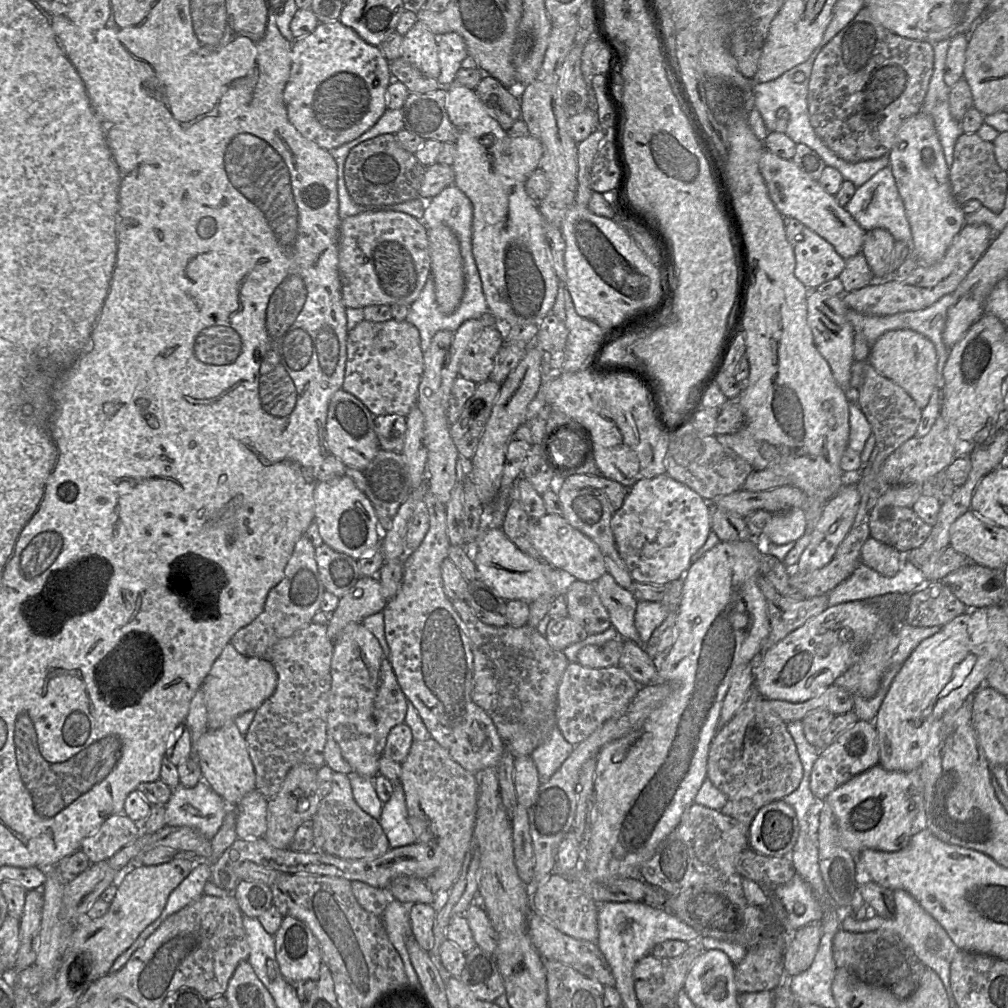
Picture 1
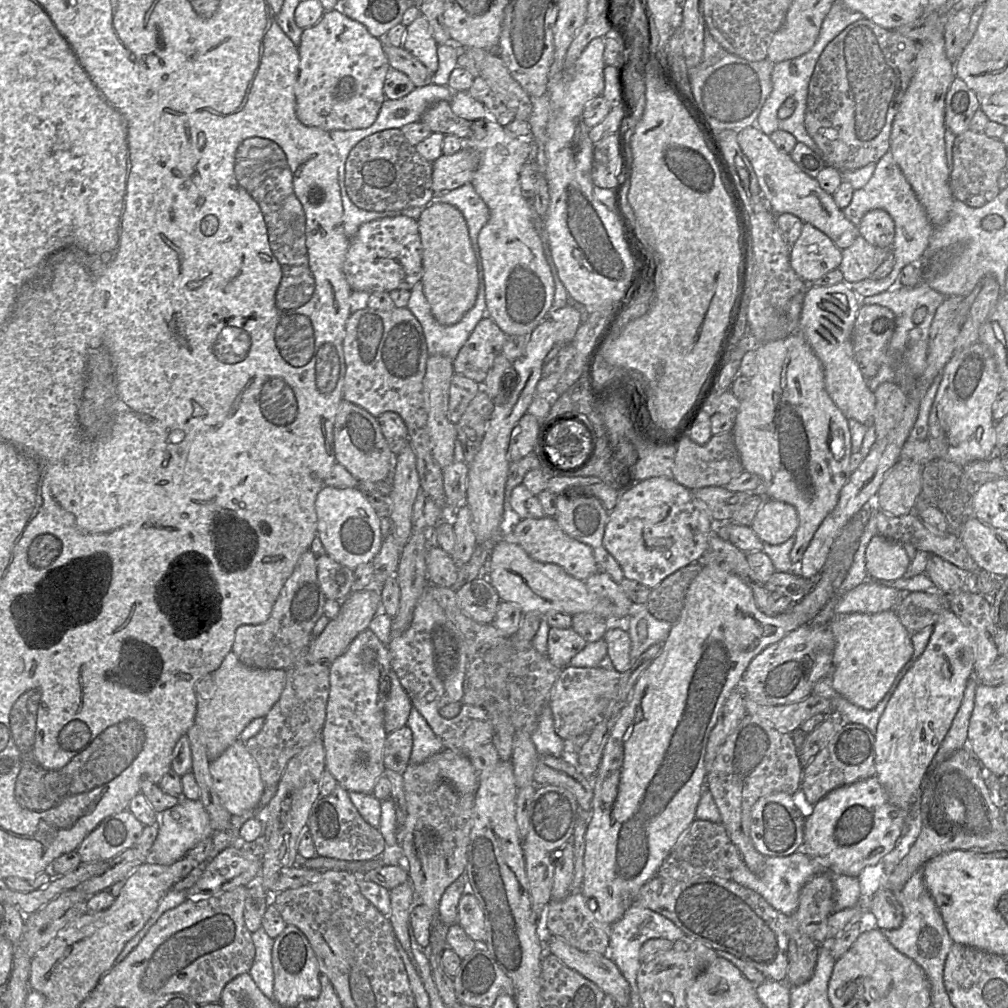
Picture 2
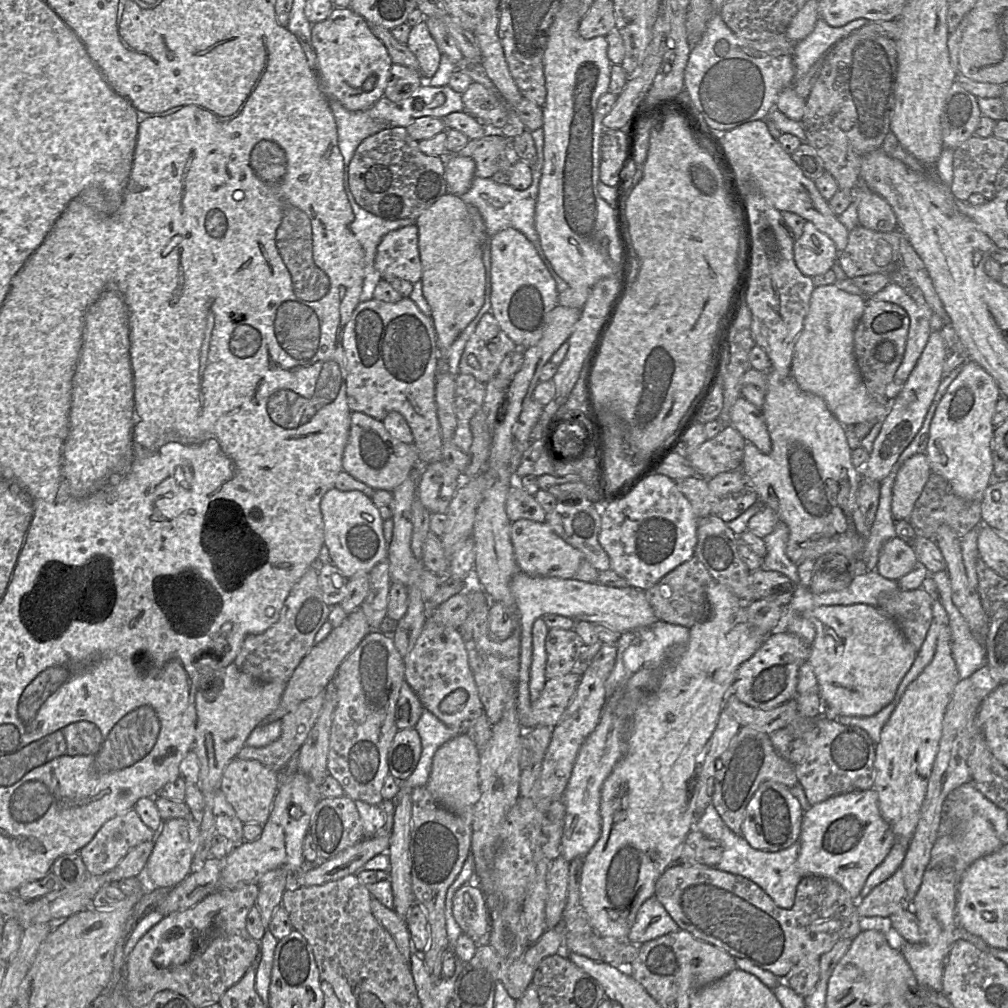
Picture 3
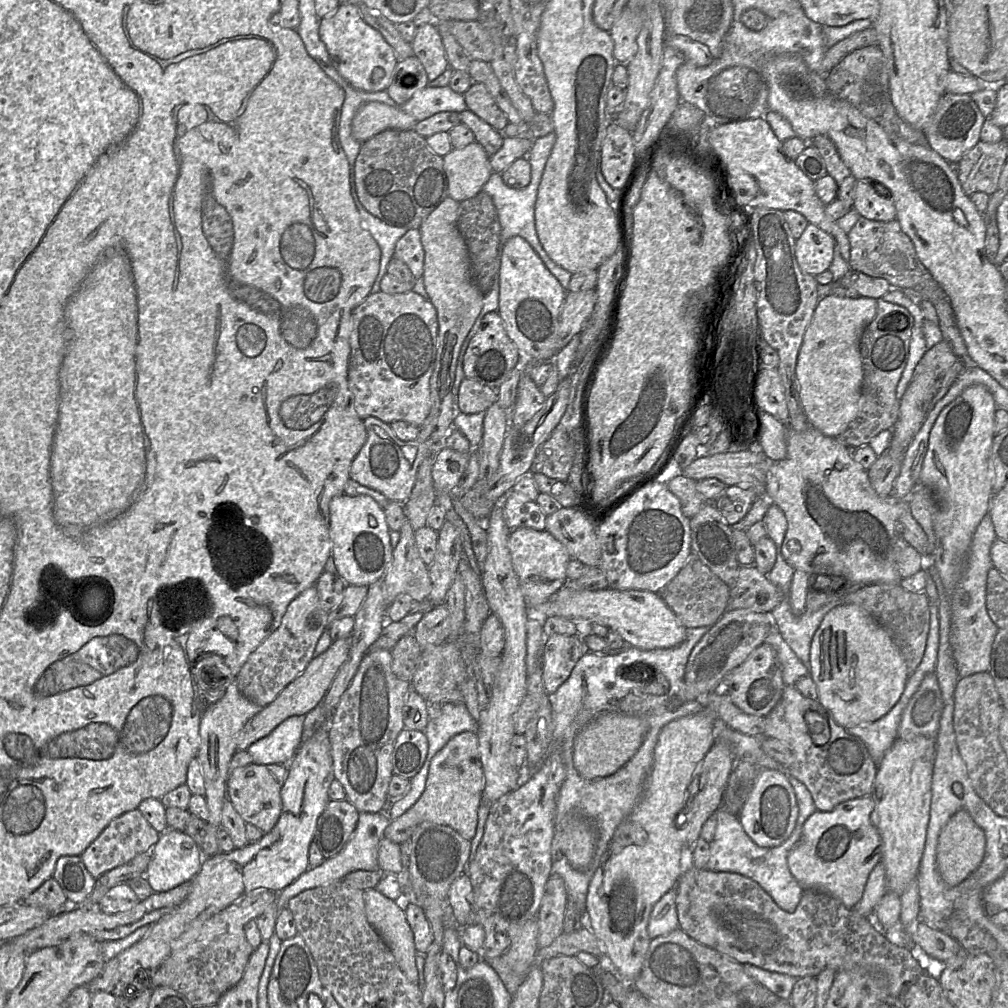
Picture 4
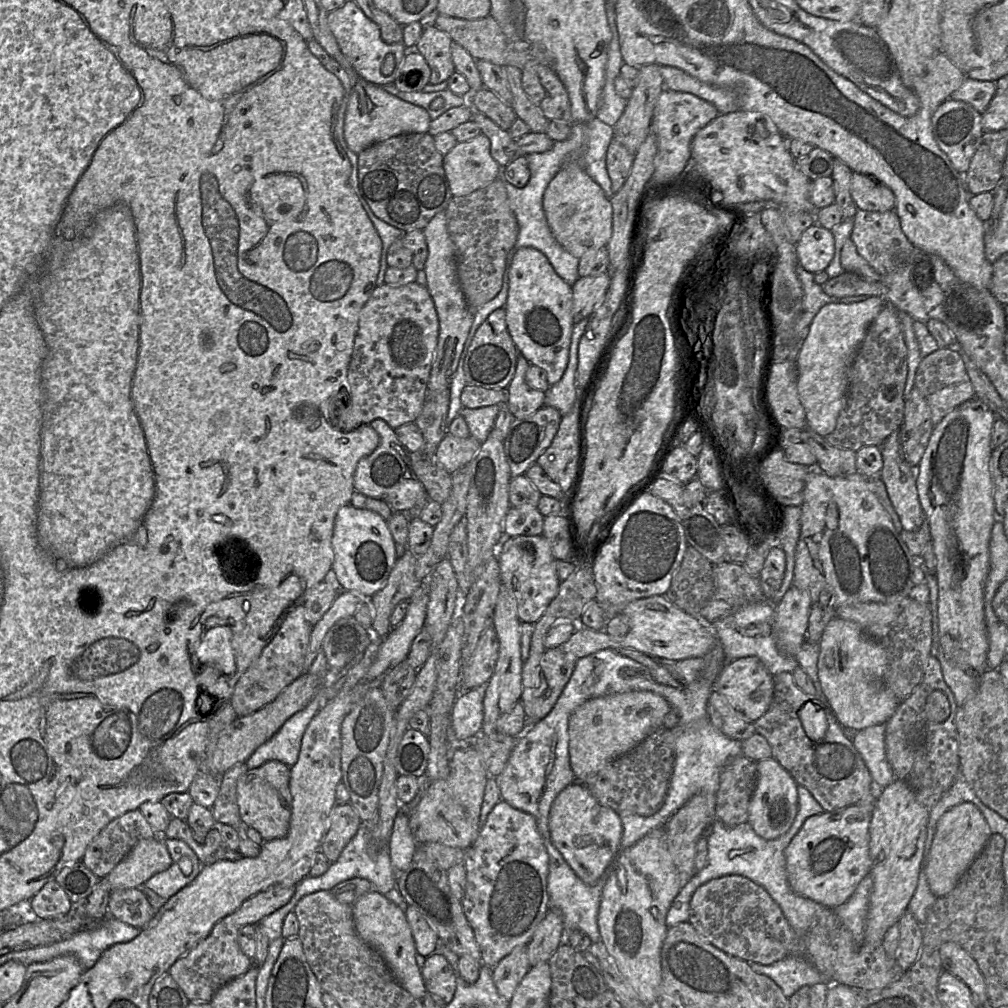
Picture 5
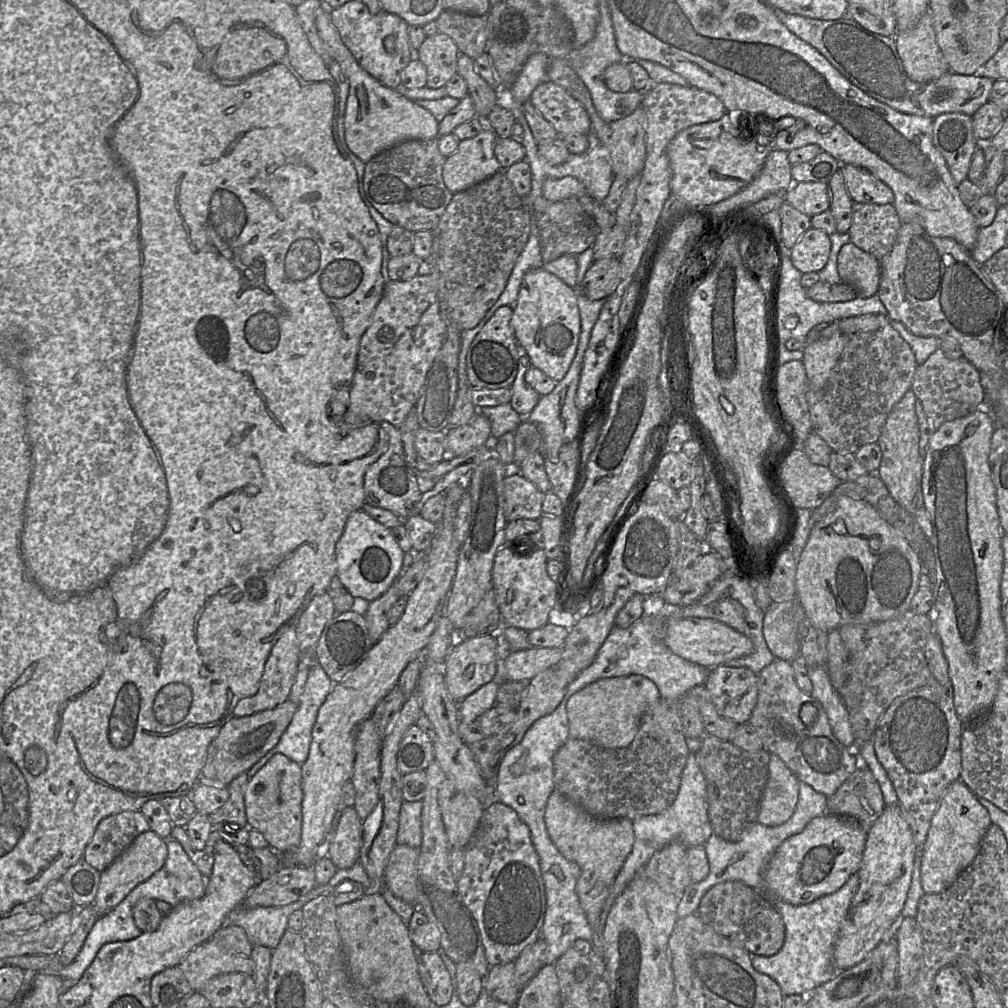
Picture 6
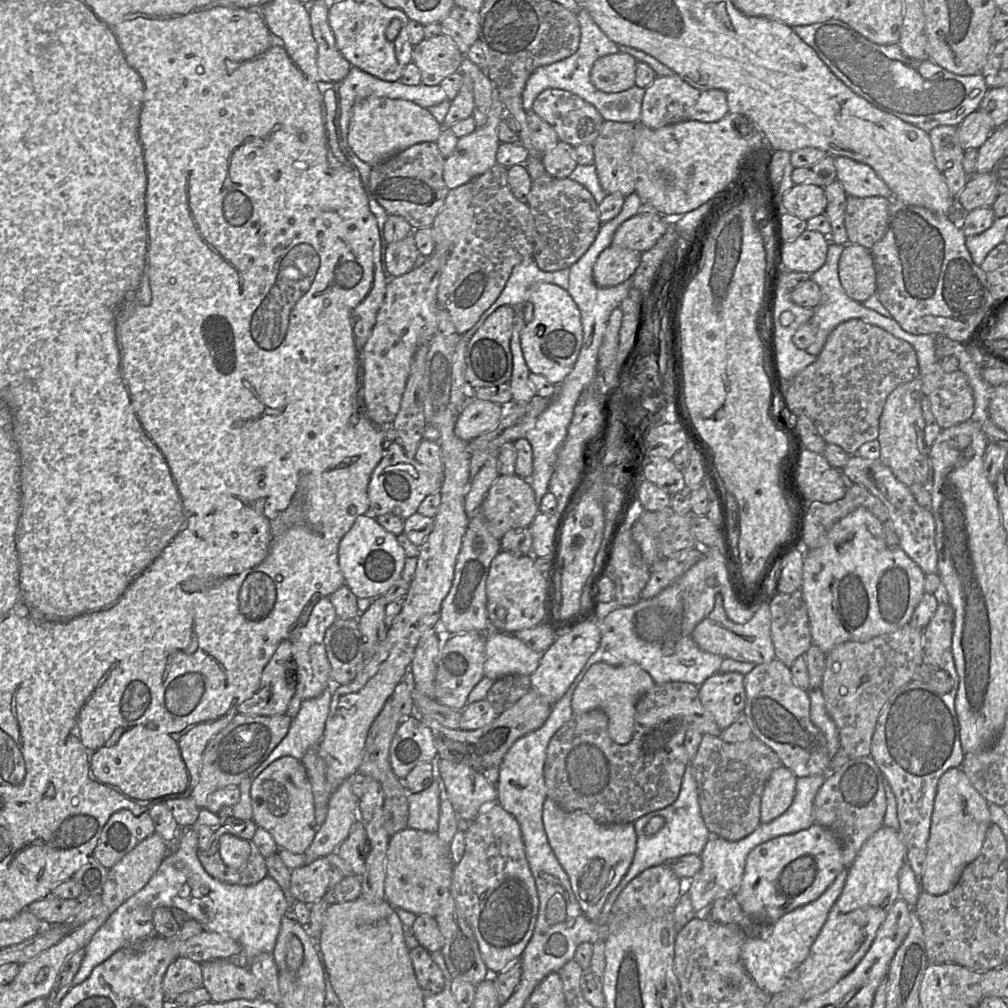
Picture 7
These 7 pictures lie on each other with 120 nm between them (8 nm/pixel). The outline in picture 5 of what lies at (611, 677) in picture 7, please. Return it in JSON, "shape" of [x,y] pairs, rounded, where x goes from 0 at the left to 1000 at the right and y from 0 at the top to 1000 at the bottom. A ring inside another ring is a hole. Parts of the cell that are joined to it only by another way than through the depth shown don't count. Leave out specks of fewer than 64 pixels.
{"shape":[[[623,686],[584,693],[564,713],[565,760],[570,776],[579,780],[605,755],[622,747],[658,721],[664,697],[645,686]]]}

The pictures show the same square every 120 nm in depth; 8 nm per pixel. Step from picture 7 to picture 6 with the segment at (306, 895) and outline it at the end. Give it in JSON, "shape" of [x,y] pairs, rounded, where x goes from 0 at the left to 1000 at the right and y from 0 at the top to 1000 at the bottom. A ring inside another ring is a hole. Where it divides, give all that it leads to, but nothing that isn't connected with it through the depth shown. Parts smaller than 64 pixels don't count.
{"shape":[[[310,859],[279,860],[268,870],[258,872],[244,889],[239,900],[280,900],[295,894],[313,878]]]}

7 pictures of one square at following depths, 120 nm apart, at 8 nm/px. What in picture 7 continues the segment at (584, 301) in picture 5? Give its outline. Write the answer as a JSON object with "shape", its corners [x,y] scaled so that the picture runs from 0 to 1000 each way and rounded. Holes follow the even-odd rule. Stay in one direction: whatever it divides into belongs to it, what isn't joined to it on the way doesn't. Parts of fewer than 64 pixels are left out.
{"shape":[[[605,243],[588,264],[588,278],[595,286],[611,284],[624,277],[633,266],[636,250]]]}

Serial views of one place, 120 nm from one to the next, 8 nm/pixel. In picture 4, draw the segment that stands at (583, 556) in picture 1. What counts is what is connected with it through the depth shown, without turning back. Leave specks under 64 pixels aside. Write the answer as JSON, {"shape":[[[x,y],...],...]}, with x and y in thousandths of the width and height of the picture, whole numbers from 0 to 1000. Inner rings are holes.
{"shape":[[[520,523],[506,526],[504,544],[510,566],[525,604],[542,597],[563,578],[562,562],[566,553],[562,543],[543,526],[534,527]]]}

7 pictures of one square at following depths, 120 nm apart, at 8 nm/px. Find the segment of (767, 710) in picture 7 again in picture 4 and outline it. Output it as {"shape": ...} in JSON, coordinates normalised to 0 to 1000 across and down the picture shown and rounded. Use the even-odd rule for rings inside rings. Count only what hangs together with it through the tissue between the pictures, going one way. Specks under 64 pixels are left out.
{"shape":[[[779,680],[775,693],[759,710],[759,732],[779,736],[786,745],[784,757],[777,759],[779,766],[796,776],[803,784],[812,805],[822,806],[841,794],[864,790],[871,759],[864,752],[858,737],[833,720],[813,694],[798,691],[788,681]],[[809,705],[818,712],[823,722],[823,732],[815,740],[807,737],[798,708]]]}

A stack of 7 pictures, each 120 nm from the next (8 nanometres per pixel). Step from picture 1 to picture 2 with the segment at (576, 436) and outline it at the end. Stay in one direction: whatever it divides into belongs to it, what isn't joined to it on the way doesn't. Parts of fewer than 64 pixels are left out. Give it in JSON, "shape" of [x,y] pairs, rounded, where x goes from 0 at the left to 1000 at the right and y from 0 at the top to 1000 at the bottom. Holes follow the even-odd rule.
{"shape":[[[554,416],[543,430],[541,446],[557,464],[573,462],[585,447],[584,428],[572,417]]]}

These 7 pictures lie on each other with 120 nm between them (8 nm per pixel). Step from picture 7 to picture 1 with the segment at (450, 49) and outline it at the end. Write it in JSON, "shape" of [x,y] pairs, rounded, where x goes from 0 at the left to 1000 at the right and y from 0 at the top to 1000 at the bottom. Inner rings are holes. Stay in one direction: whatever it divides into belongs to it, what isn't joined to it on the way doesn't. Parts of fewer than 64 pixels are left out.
{"shape":[[[416,20],[400,35],[398,57],[432,78],[437,73],[434,36]]]}

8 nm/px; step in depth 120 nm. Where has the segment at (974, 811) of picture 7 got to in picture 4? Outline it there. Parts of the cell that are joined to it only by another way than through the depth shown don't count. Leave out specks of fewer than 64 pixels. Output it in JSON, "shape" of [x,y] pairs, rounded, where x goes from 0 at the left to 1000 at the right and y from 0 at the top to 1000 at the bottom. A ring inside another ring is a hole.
{"shape":[[[952,804],[944,809],[932,828],[929,841],[930,862],[938,877],[947,880],[955,875],[975,854],[977,840],[976,824],[959,805]]]}

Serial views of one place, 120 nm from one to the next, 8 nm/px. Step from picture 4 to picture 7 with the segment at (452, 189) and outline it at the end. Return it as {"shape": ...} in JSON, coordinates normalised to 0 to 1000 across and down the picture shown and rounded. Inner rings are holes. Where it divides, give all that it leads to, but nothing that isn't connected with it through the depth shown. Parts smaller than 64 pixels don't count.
{"shape":[[[489,84],[489,100],[484,111],[482,122],[472,127],[468,132],[456,136],[448,152],[441,157],[439,178],[445,188],[465,181],[467,178],[481,172],[493,162],[492,152],[496,143],[494,124],[501,114],[500,103]]]}

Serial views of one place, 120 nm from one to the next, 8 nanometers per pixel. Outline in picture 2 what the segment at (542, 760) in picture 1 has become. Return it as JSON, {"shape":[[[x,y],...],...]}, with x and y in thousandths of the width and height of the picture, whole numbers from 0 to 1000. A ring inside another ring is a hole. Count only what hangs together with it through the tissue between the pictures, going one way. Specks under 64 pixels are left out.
{"shape":[[[545,698],[539,701],[534,712],[532,723],[527,728],[527,733],[535,750],[559,750],[561,738],[550,723],[548,704]]]}

